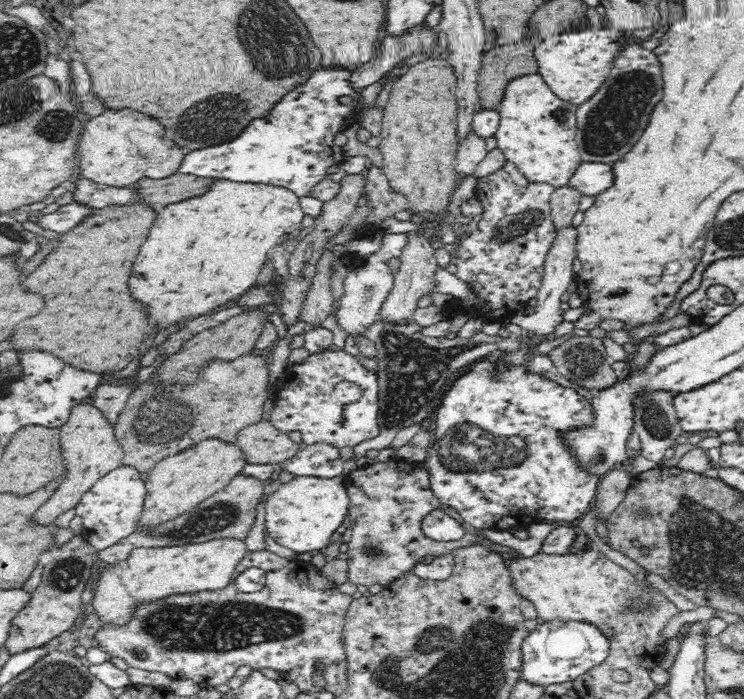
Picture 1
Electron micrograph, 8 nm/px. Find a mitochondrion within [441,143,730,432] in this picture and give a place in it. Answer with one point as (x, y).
(583, 362)

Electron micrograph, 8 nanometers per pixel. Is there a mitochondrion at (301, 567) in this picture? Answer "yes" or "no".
no

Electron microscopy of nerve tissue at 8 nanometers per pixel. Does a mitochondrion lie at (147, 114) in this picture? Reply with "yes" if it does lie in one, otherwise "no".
no

